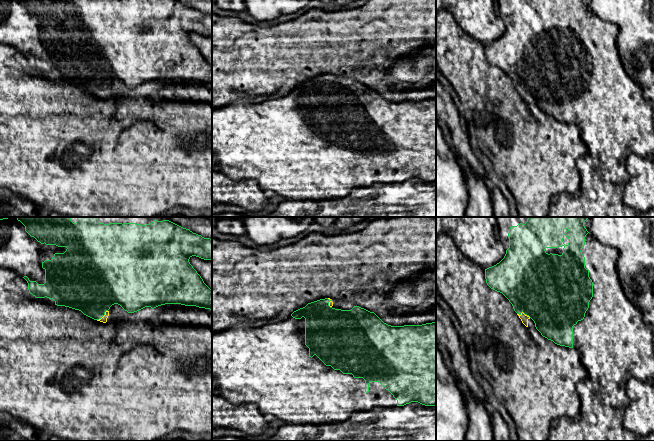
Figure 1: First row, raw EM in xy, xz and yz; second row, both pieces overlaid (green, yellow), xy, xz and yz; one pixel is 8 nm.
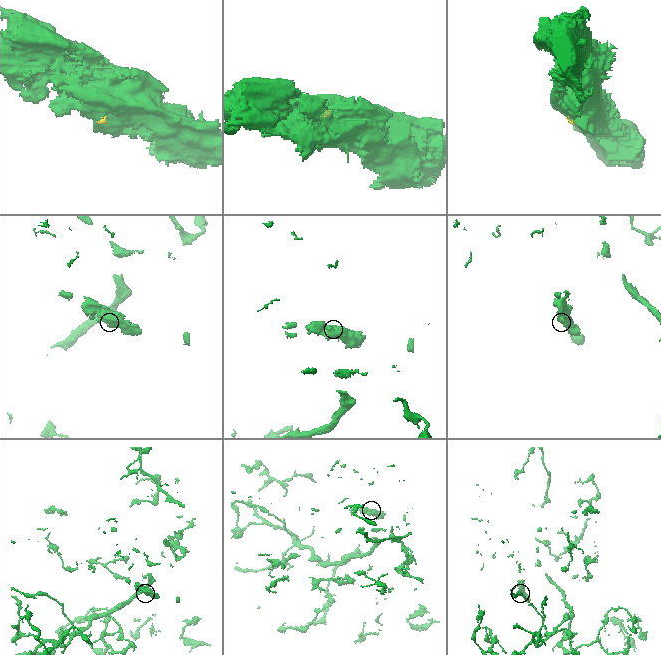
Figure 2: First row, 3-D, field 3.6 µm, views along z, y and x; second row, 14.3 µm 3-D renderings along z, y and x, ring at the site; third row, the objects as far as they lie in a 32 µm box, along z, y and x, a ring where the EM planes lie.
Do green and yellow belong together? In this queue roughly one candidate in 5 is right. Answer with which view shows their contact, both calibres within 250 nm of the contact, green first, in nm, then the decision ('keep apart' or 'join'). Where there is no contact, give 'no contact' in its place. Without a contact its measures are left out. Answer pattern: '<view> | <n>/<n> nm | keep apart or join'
yz | 500/70 nm | join

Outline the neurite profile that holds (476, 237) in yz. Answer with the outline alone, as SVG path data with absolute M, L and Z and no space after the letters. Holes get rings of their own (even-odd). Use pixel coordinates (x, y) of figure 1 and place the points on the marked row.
M436 217L436 236L441 233L451 236L459 250L484 270L499 263L506 254L497 234L496 217Z

